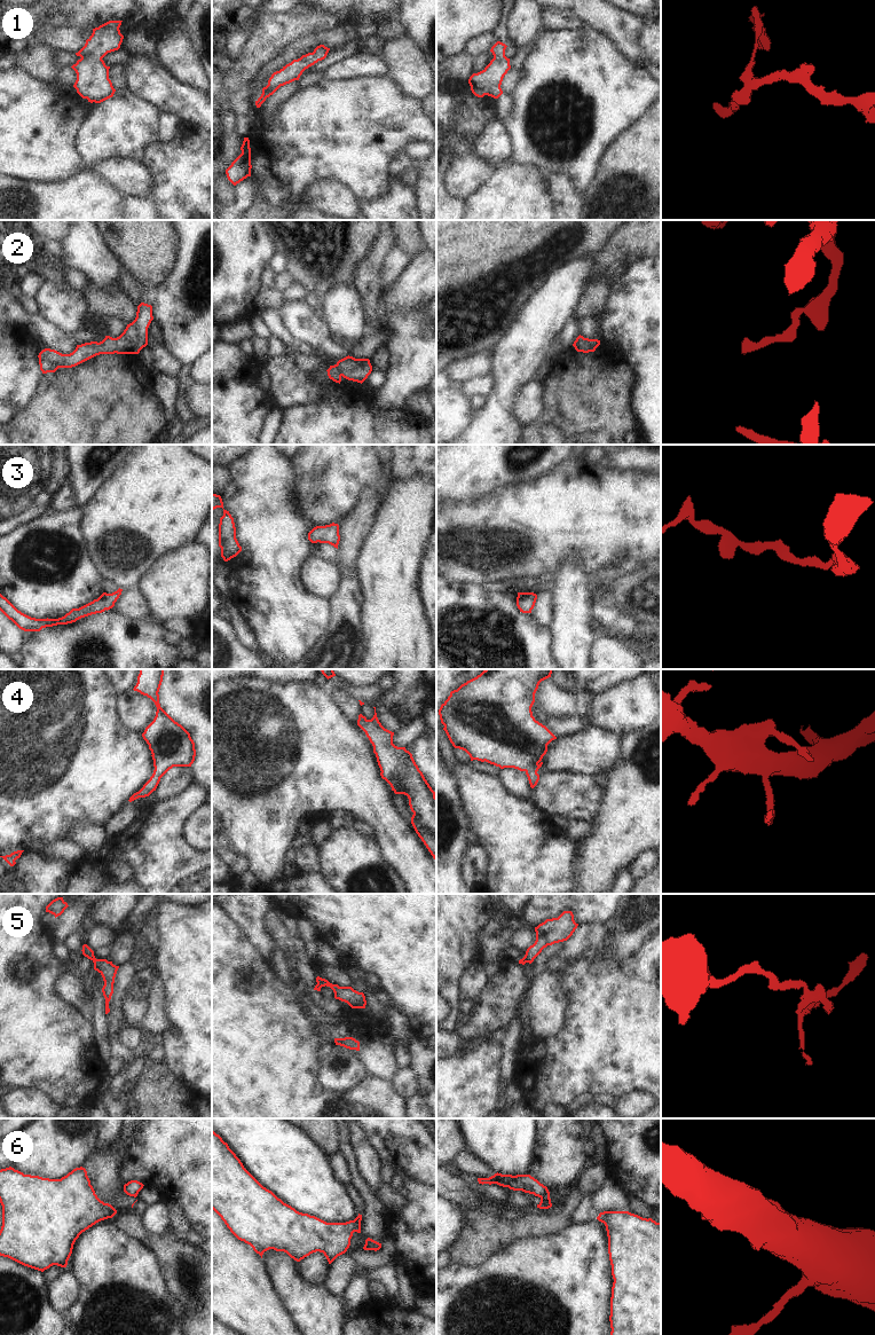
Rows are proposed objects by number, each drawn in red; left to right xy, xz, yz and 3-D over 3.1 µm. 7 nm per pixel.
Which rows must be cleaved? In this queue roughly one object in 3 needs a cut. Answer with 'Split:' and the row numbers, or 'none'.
Split: 5, 6

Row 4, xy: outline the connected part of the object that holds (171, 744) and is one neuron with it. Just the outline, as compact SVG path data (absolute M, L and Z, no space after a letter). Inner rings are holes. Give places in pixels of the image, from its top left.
M140 669L134 691L150 698L156 707L153 721L142 733L153 760L153 773L143 787L129 798L129 802L149 796L156 791L160 778L173 767L191 767L195 761L195 743L190 733L175 722L159 704L159 689L164 669Z

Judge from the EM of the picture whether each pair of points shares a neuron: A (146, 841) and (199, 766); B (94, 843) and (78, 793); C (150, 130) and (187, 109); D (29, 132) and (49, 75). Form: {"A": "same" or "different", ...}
{"A": "different", "B": "different", "C": "different", "D": "different"}

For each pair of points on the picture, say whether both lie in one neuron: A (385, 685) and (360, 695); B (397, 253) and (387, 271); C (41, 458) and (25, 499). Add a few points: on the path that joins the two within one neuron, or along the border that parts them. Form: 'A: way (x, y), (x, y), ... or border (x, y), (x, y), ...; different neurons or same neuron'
A: border (377, 685), (384, 692); different neurons
B: way (397, 258), (392, 266); same neuron
C: way (37, 469), (36, 492); same neuron

